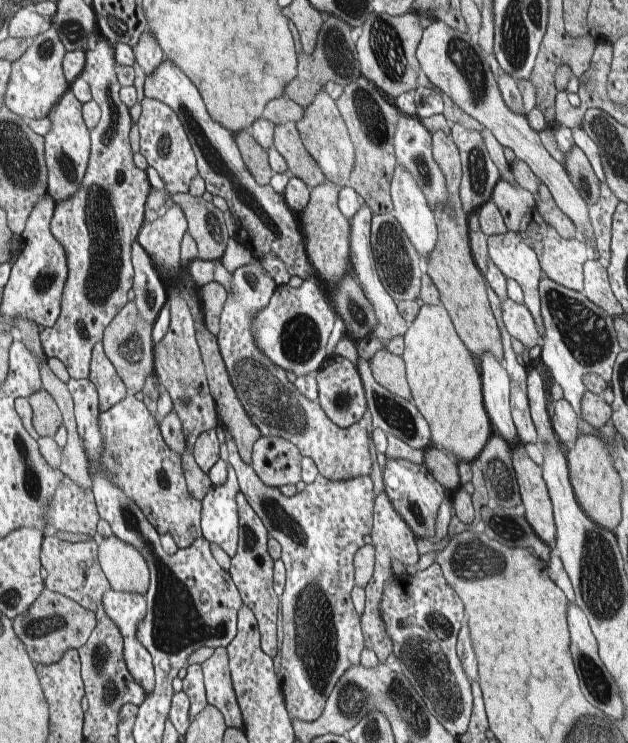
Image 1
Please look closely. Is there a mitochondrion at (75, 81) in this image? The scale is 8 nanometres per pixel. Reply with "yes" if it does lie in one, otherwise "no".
no

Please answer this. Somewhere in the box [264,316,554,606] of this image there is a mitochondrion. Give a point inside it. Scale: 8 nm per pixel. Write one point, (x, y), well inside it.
(476, 560)

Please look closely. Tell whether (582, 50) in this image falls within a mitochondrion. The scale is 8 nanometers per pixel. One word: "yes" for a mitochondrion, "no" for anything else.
no

